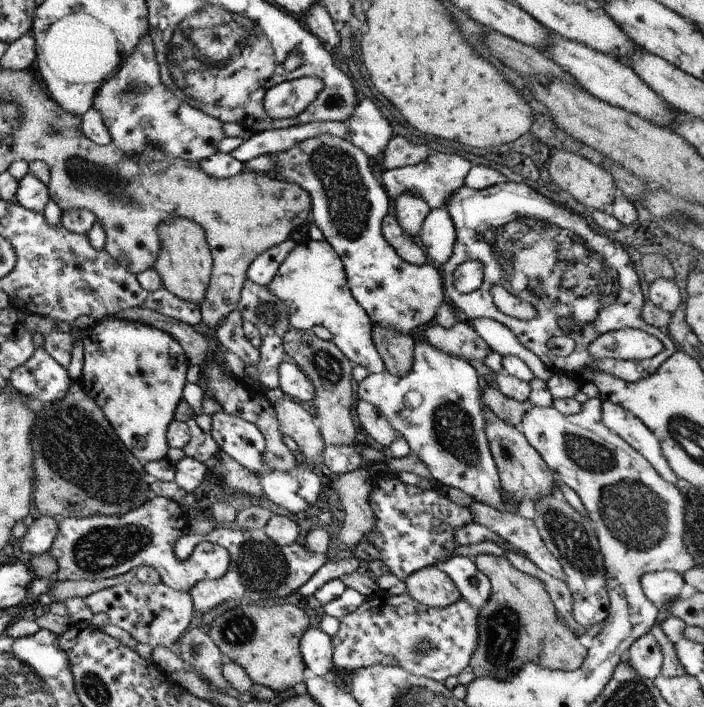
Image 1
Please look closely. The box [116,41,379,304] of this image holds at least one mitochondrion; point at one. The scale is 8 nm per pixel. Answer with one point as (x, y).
(347, 191)

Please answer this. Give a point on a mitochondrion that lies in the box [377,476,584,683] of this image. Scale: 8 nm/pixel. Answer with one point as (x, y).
(501, 636)

